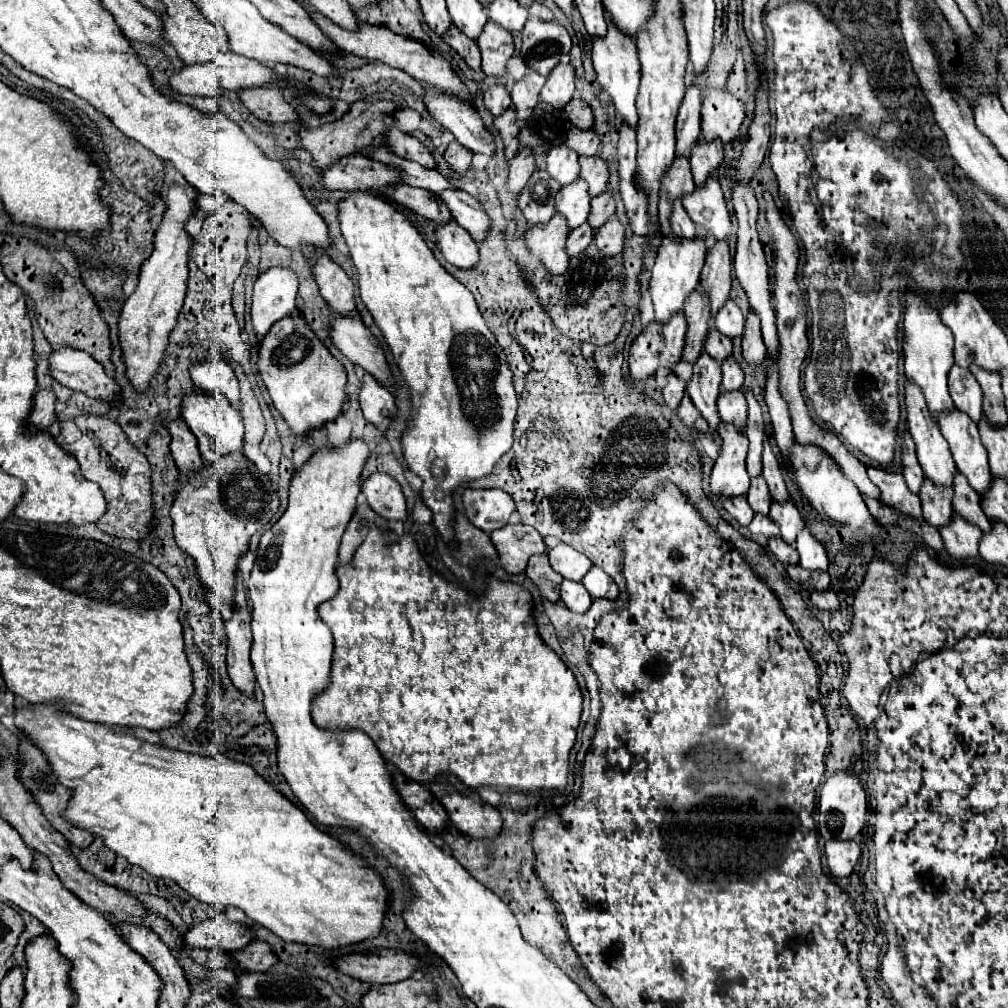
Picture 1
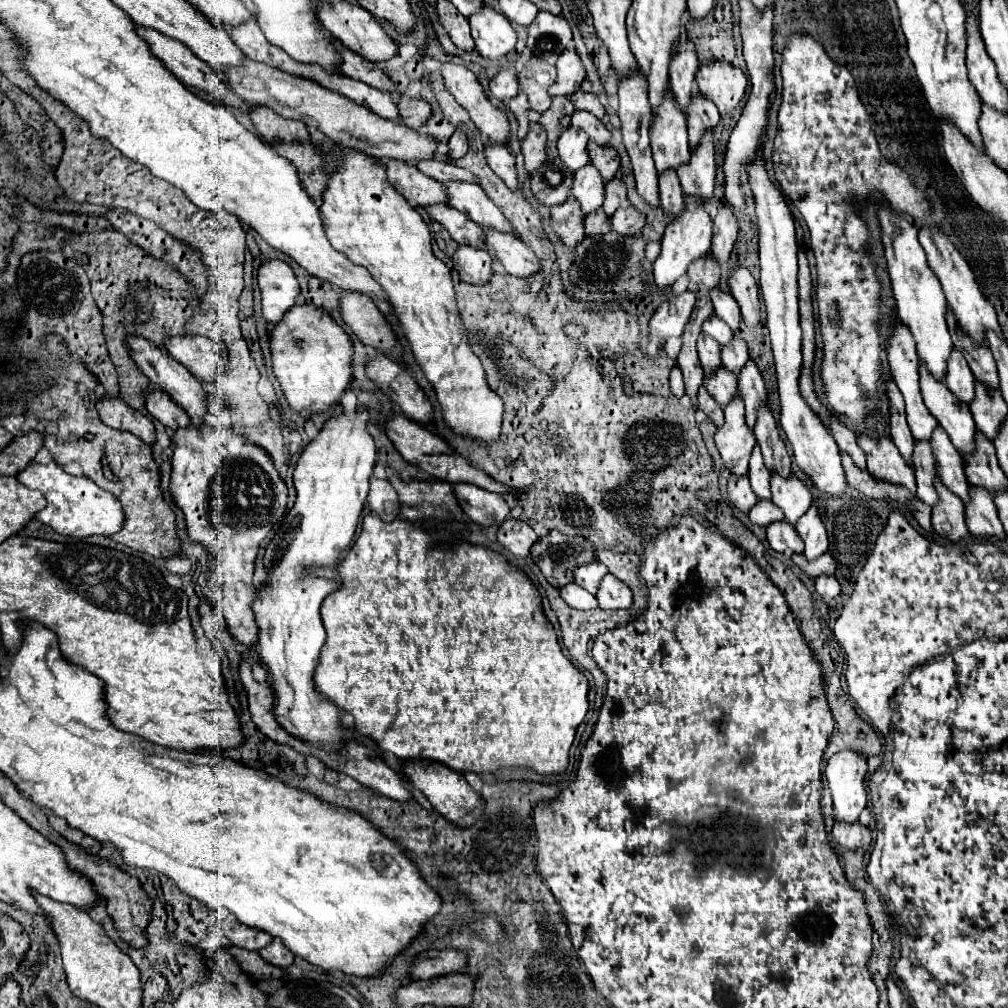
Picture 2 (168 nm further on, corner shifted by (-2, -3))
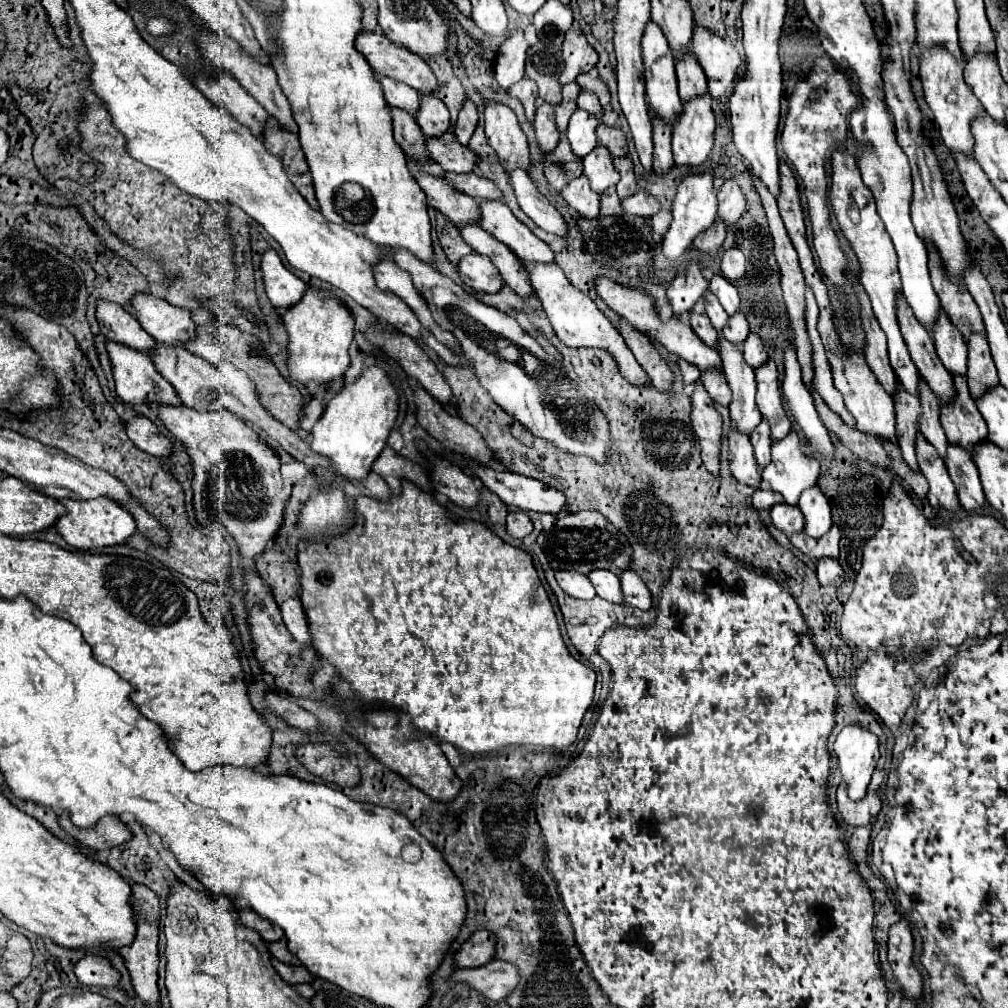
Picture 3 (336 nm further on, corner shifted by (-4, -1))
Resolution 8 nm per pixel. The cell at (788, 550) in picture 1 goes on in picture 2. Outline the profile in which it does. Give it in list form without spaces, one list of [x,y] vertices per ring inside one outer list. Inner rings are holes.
[[[784,521],[768,527],[768,543],[778,553],[804,553],[804,543],[796,537],[796,529],[784,525]]]

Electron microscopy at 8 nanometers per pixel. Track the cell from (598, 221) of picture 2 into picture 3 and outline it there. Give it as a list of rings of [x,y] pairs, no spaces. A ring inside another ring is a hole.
[[[608,187],[602,195],[600,195],[600,215],[620,215],[622,207],[620,207],[620,199],[616,195],[616,187]]]

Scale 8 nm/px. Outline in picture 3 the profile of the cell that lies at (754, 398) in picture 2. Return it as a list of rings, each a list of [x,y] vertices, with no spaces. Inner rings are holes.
[[[750,333],[746,337],[746,343],[742,343],[742,351],[744,351],[744,359],[750,367],[760,367],[768,359],[768,351],[756,333]]]

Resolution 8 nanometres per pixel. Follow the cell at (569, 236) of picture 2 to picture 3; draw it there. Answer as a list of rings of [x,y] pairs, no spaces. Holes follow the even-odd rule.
[[[580,175],[580,177],[572,179],[560,193],[562,193],[564,201],[572,209],[576,209],[582,217],[588,217],[588,219],[598,217],[600,195],[590,189],[590,183],[588,183],[586,175]]]

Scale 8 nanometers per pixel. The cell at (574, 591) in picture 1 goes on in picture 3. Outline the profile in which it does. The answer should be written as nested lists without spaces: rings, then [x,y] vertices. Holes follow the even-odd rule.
[[[556,571],[558,585],[576,599],[594,599],[596,591],[590,583],[590,579],[578,571]]]

